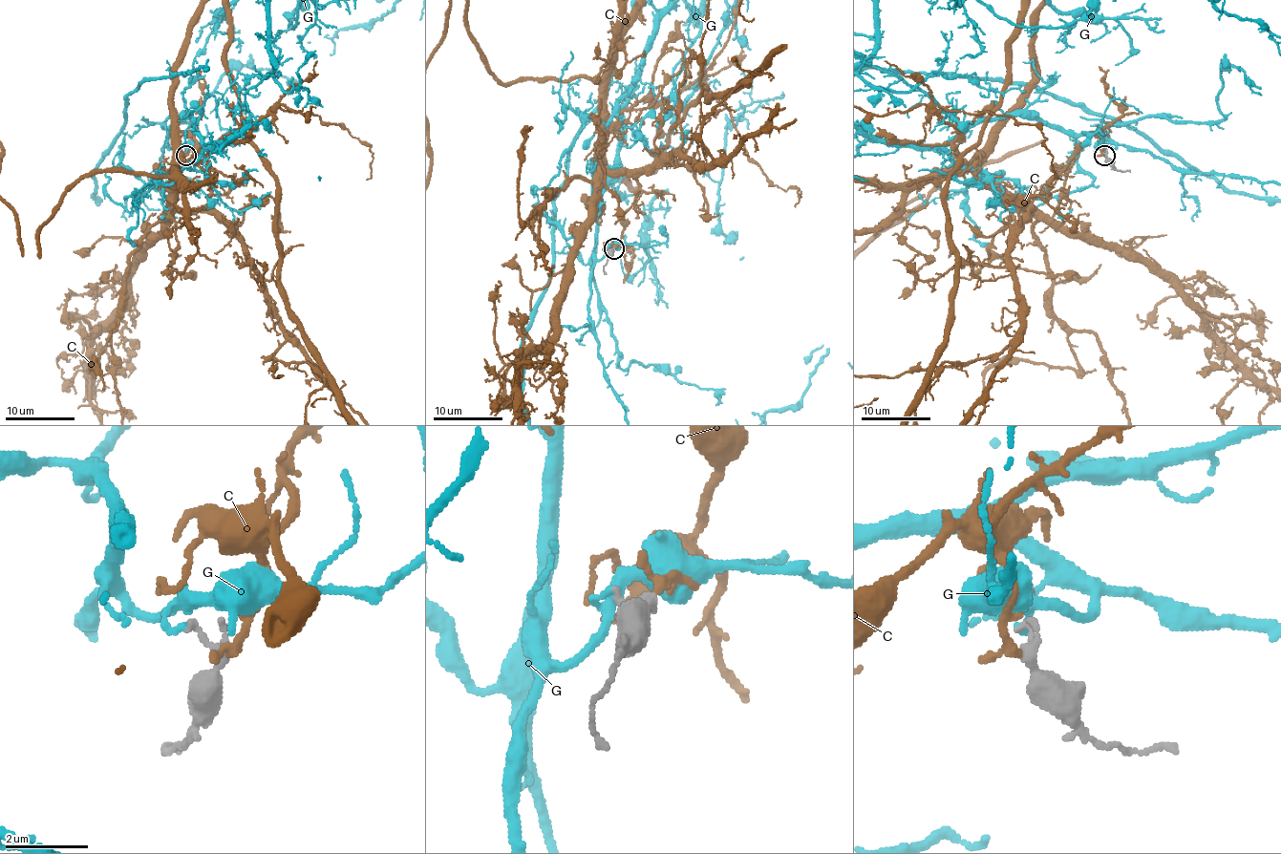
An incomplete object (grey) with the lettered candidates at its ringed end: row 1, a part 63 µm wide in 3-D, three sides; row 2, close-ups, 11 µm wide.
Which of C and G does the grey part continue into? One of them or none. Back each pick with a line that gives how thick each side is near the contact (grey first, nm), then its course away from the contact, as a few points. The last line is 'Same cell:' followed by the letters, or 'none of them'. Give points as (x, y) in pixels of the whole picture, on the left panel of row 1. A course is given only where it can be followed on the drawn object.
C: 280 nm thick on the grey side, 240 nm on the other; it runs (186, 155), (193, 134), (205, 204), (176, 206), (172, 172), (90, 172), (34, 262)
Same cell: C

